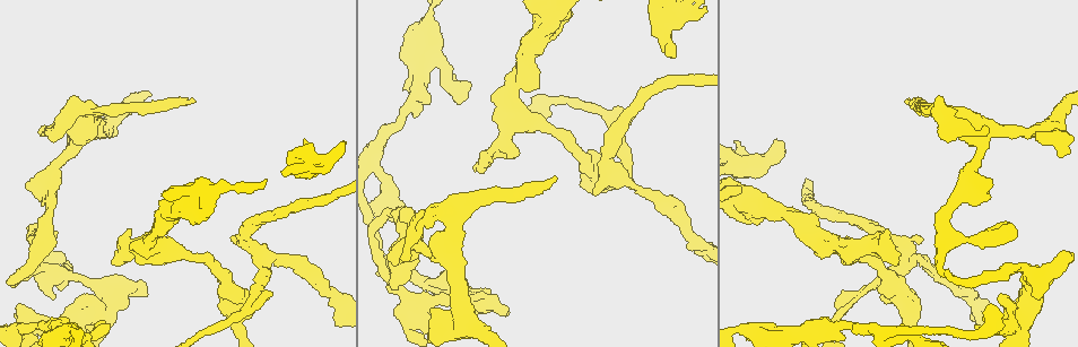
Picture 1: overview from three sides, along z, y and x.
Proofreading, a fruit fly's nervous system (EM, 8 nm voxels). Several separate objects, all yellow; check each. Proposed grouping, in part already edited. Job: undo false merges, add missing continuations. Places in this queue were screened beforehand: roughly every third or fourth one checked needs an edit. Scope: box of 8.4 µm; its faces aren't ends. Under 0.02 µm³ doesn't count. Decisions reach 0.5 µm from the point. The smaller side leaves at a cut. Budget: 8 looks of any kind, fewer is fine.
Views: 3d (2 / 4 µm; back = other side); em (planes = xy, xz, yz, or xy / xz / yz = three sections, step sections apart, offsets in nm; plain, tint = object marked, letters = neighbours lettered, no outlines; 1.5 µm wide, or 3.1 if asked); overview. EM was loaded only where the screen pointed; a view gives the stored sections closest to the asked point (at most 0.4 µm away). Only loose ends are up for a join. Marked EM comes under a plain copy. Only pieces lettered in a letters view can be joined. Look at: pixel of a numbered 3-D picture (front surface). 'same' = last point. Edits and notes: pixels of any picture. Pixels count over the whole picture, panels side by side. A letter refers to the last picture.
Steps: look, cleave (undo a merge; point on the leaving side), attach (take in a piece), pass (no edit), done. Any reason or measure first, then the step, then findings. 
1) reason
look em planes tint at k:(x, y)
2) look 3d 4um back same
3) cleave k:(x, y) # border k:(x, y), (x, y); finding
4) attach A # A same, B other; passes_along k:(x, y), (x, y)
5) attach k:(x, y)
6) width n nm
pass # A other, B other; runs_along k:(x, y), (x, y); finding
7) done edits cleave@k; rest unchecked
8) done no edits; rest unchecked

an open end
look em yz step 8 letters at 1:(1036, 299)

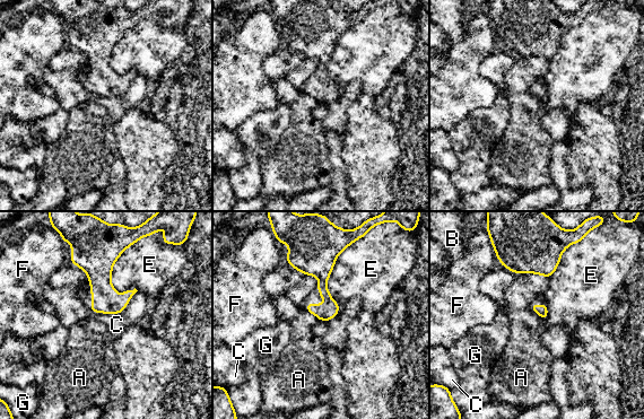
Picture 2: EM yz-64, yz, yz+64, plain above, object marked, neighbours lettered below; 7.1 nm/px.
look em planes letters same

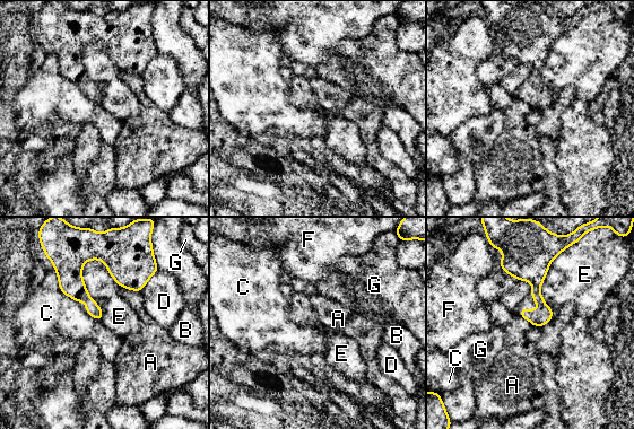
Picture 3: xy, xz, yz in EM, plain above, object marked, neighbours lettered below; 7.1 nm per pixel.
pass # A other, B other, C other, D other, E other, F other, G other; none of them fits

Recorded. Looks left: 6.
an open end
look em yz step 8 tint at 1:(395, 263)

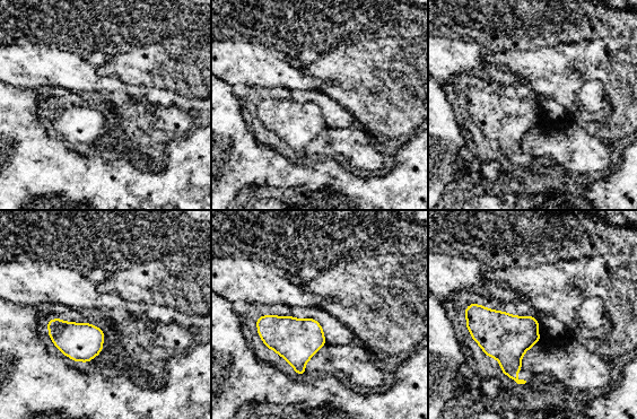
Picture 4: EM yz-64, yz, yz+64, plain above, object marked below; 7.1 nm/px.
another direction
look em planes letters same

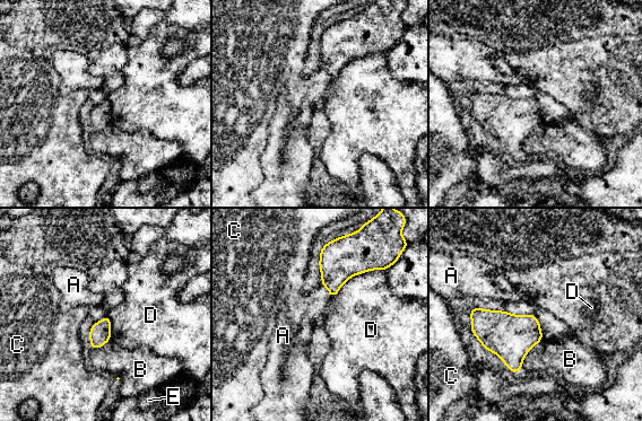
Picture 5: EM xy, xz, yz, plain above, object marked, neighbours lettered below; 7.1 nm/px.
width 150 nm
pass # A other, B other, C other, D other, E other; border 5:(379, 269), (352, 275), (335, 297); no lettered piece goes on from it

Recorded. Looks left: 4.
an open end
look 3d 4um at 1:(897, 260)

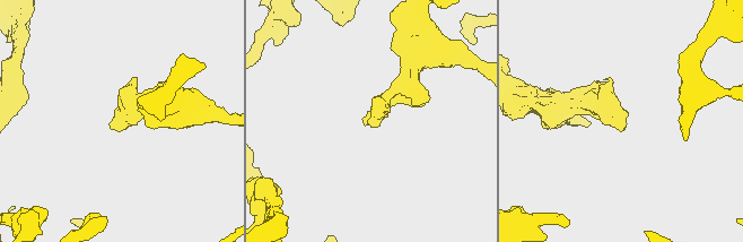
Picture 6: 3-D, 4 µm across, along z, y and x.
need the tissue
look em yz step 4 letters at 6:(624, 125)

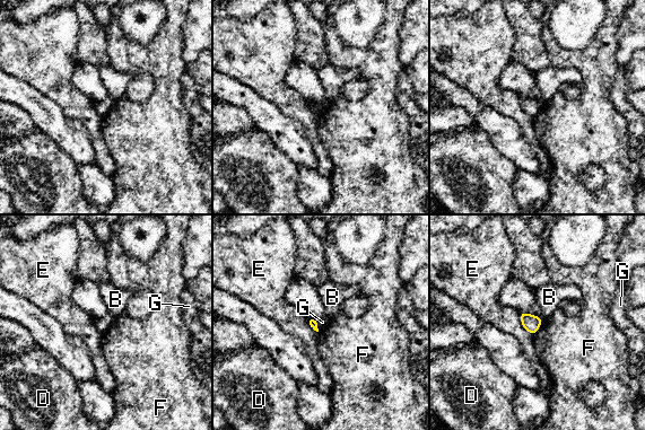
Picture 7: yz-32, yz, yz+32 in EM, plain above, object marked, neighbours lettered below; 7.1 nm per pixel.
another direction
look em planes letters same

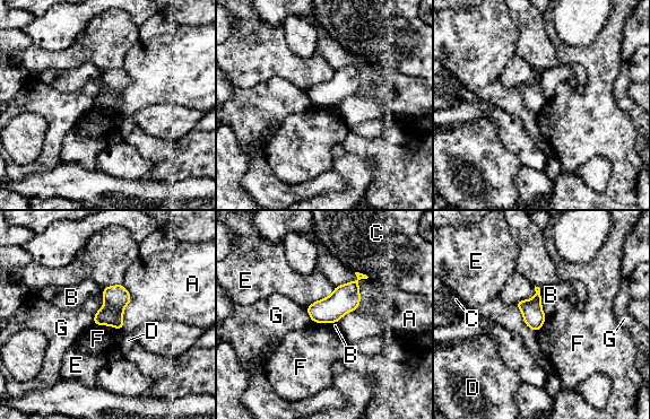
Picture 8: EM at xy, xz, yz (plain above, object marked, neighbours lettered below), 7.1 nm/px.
pass # A other, B other, C other, D other, E other, F other, G other; border 8:(93, 323), (110, 325), (121, 330); none of them fits

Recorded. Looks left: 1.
done no edits; rest unchecked

